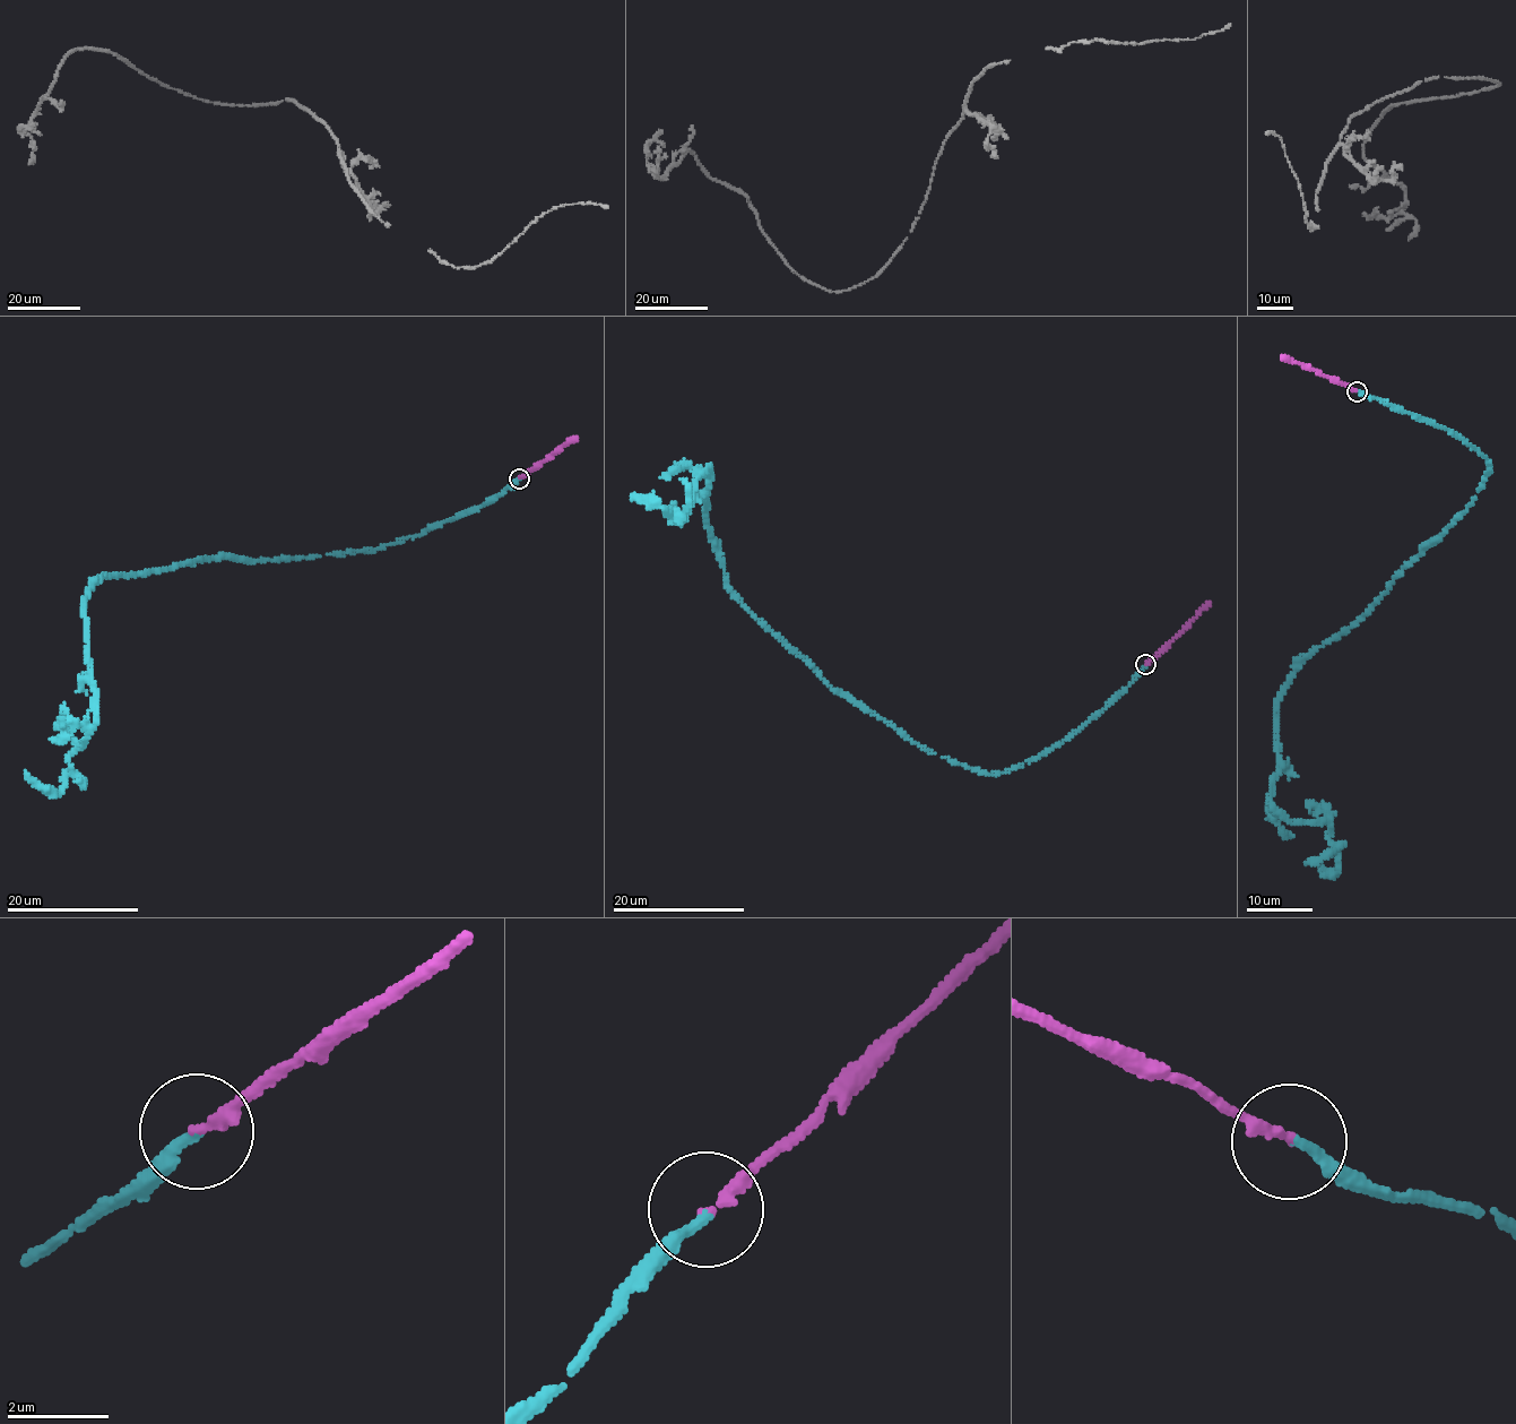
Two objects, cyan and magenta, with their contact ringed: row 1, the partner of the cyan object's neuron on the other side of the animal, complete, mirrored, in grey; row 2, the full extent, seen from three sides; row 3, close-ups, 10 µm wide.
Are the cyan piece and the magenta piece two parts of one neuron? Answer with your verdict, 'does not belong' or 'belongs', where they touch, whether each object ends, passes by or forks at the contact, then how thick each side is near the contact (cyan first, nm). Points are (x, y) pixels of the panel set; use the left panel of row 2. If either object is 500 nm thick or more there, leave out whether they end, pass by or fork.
belongs; at (519, 479); cyan ends there; magenta ends there; 200 nm thick on the cyan side, 200 nm on the other

